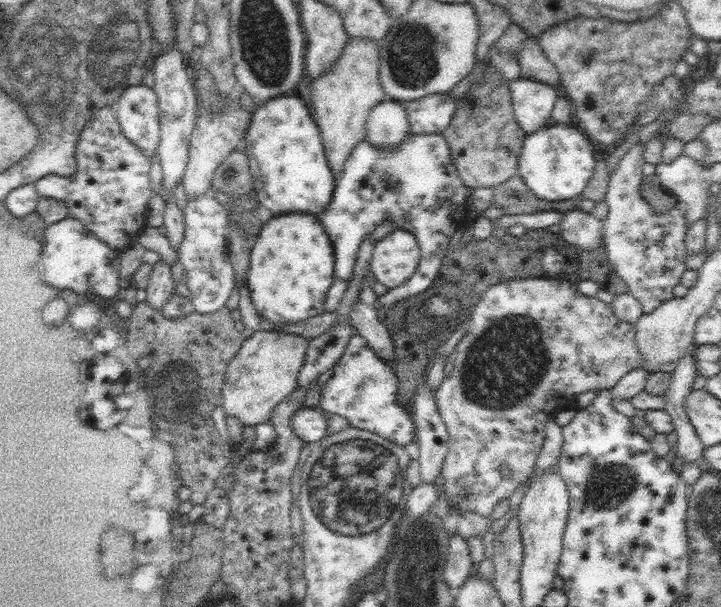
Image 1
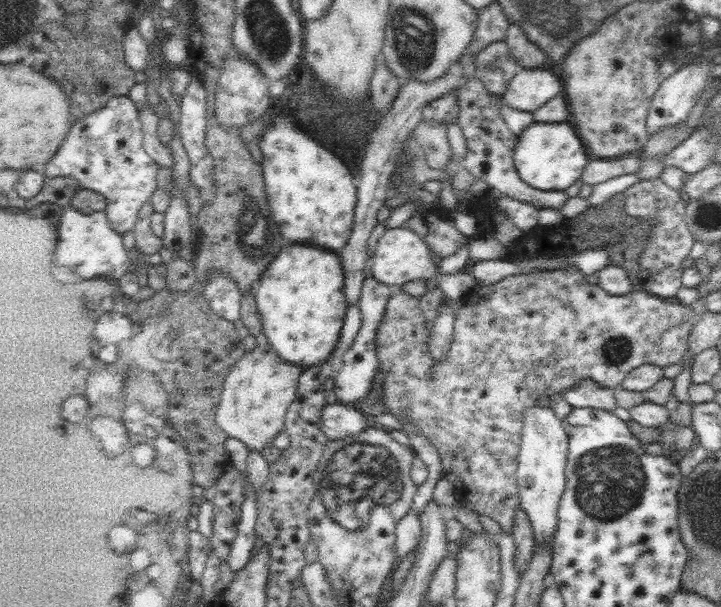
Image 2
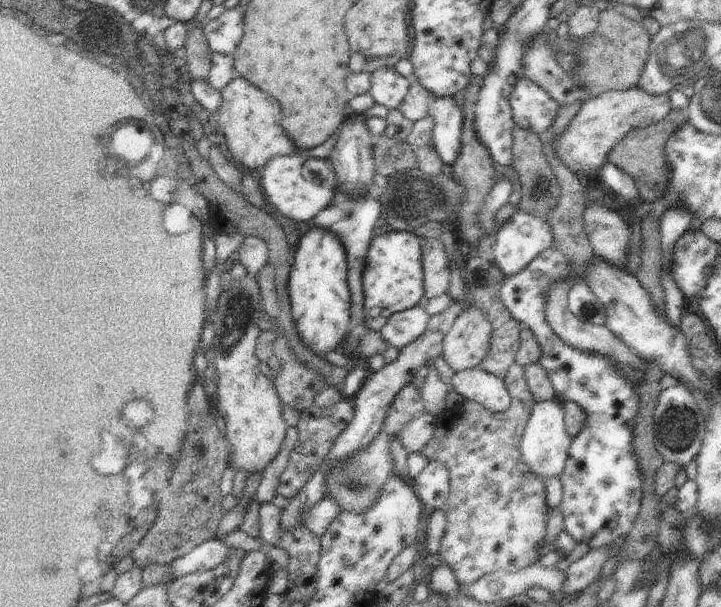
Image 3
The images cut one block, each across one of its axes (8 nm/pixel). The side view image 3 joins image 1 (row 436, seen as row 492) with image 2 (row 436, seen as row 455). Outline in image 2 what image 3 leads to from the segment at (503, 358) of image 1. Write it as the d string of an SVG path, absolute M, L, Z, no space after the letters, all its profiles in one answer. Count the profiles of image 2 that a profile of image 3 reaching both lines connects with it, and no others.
M566 266L554 271L531 271L530 273L508 276L490 286L477 286L464 298L459 308L459 314L454 322L453 342L445 360L435 362L429 352L429 331L426 330L426 318L420 308L419 298L415 298L406 292L398 292L396 296L389 297L385 308L382 322L376 330L376 347L379 356L379 375L384 380L382 388L382 404L386 406L386 412L396 418L410 420L420 434L424 434L439 452L441 469L444 478L454 484L455 501L471 507L479 515L490 516L490 518L500 524L503 533L512 534L513 518L516 511L520 509L521 495L517 481L518 453L522 438L524 411L532 405L538 405L540 397L560 393L572 388L582 381L582 379L592 378L598 384L608 388L620 386L624 377L634 368L642 364L654 364L666 368L673 364L681 363L684 356L688 354L687 343L688 334L694 323L694 309L690 305L684 305L676 297L662 298L650 294L641 288L634 289L629 294L614 296L607 294L599 285L589 284L586 276L574 266Z

